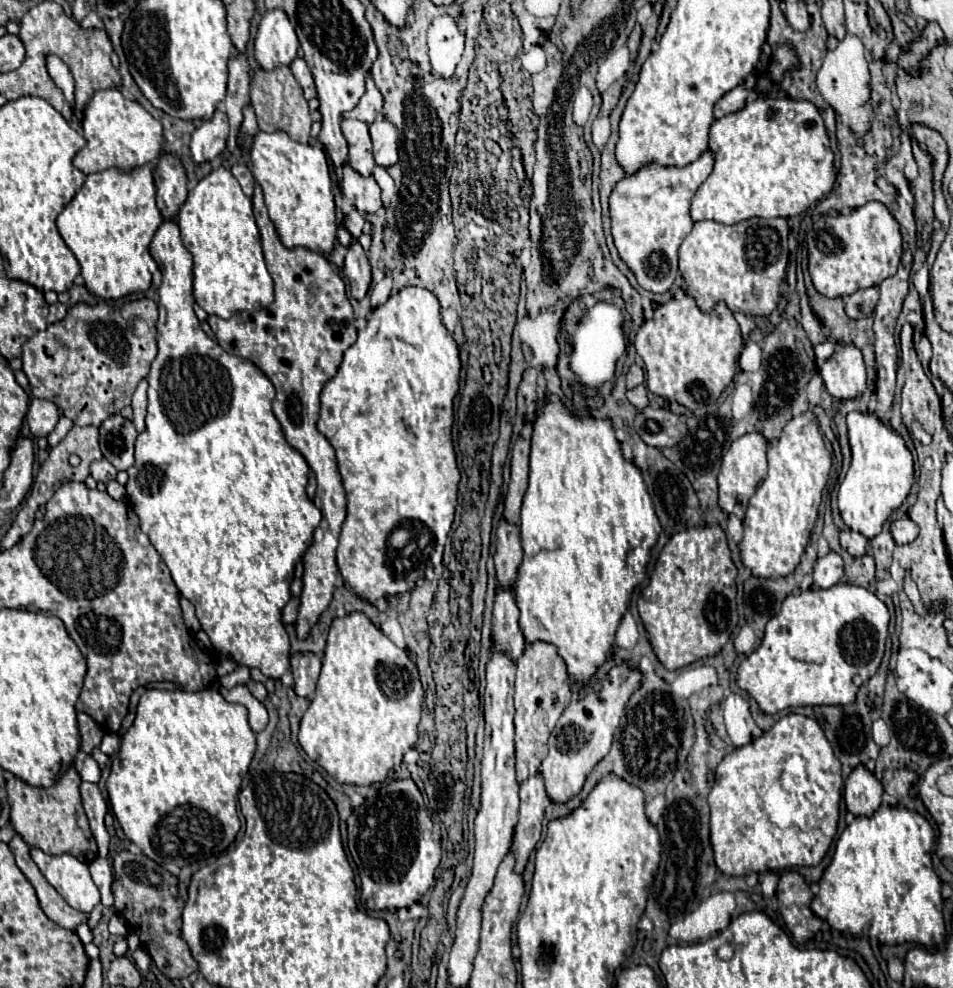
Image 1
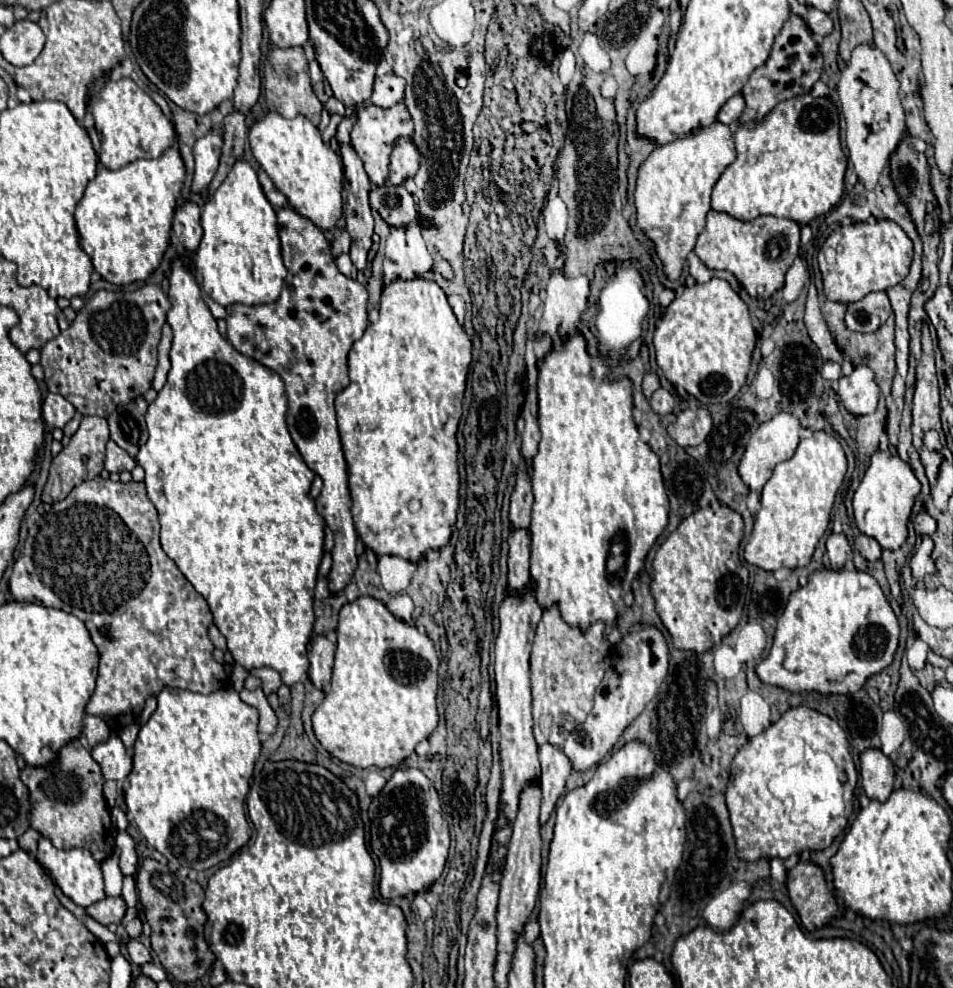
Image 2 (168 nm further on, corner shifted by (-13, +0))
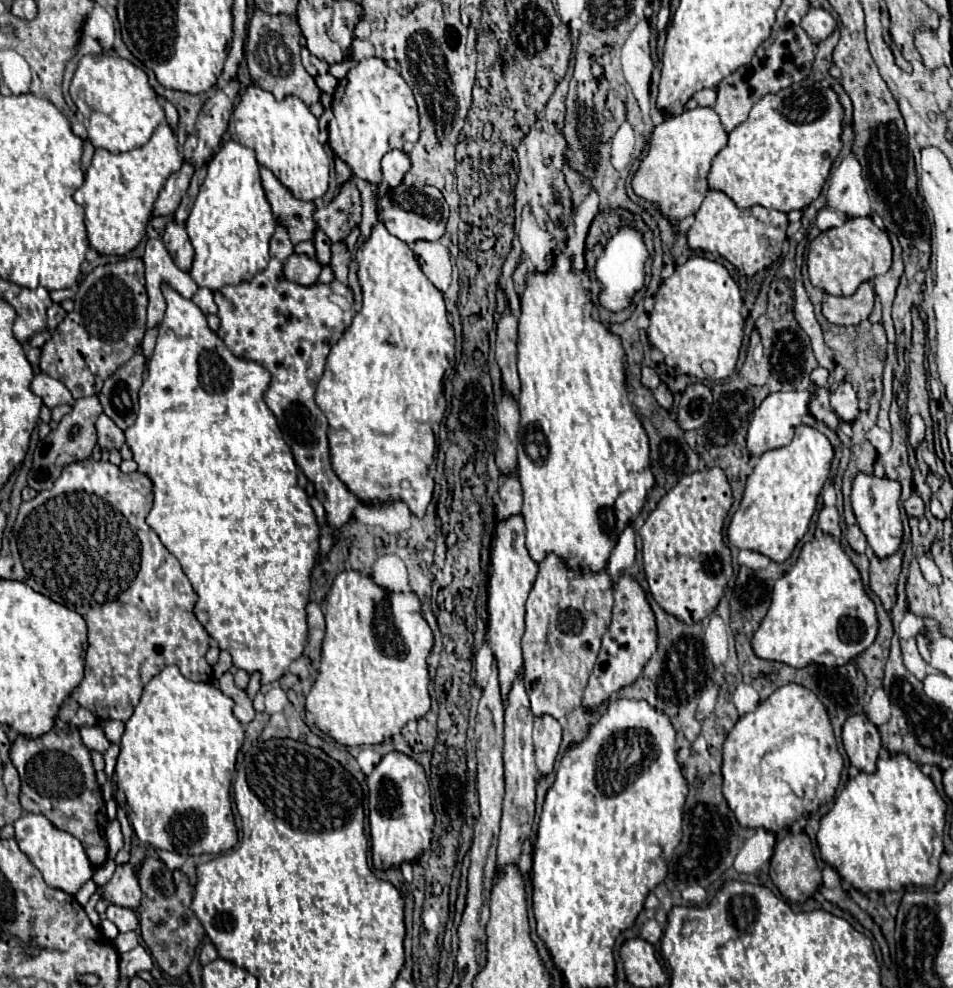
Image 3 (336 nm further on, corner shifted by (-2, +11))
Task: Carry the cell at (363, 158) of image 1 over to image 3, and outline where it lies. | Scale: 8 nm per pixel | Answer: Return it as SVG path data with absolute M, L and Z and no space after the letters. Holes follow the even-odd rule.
M364 58L348 70L334 92L332 112L334 120L328 124L330 148L352 168L354 176L368 182L380 182L380 160L386 152L404 148L406 142L414 144L420 134L412 90L400 74L378 58Z

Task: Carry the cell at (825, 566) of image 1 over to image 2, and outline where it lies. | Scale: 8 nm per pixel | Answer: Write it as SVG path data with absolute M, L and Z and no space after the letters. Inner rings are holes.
M831 533L827 537L827 555L831 559L833 569L841 569L853 559L851 545L843 533Z

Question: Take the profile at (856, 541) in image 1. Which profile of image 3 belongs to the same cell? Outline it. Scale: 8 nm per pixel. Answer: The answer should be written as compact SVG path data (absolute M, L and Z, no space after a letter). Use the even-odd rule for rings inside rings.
M850 526L850 528L846 530L846 540L848 540L848 544L852 546L854 552L864 552L866 546L868 546L866 536L862 534L862 530L860 530L858 526Z

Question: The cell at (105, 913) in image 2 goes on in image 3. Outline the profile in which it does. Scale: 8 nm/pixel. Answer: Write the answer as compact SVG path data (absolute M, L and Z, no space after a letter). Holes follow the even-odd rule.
M130 862L124 866L116 866L116 872L110 878L110 882L100 888L100 898L108 900L108 904L114 904L114 906L138 910L140 886L138 886L134 866Z

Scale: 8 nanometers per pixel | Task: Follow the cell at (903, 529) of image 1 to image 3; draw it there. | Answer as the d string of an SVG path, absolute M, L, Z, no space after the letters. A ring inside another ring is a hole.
M912 494L906 502L904 502L904 510L908 516L916 516L916 518L922 518L924 516L924 502L918 494Z

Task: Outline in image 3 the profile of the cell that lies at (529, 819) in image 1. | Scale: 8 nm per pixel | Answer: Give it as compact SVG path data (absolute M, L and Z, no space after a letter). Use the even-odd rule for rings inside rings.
M542 716L534 720L534 752L540 776L548 776L552 772L554 760L560 750L560 742L562 728L552 716Z

